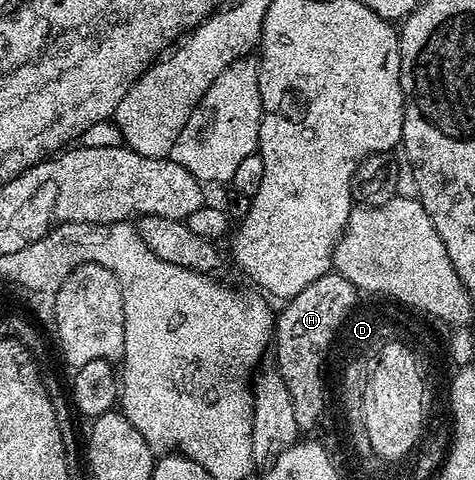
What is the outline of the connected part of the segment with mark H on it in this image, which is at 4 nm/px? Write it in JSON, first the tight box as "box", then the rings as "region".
{"box":[273,277,352,426],"region":[[[335,277],[317,278],[317,282],[309,282],[301,294],[297,294],[282,305],[283,313],[278,313],[275,327],[273,329],[273,356],[275,352],[275,364],[279,377],[289,386],[289,398],[293,398],[293,410],[297,413],[297,426],[309,424],[315,419],[315,413],[319,412],[322,403],[322,388],[319,383],[319,362],[323,356],[323,349],[331,339],[331,333],[336,324],[342,320],[344,312],[347,312],[348,305],[352,302],[351,285],[343,283]]]}

